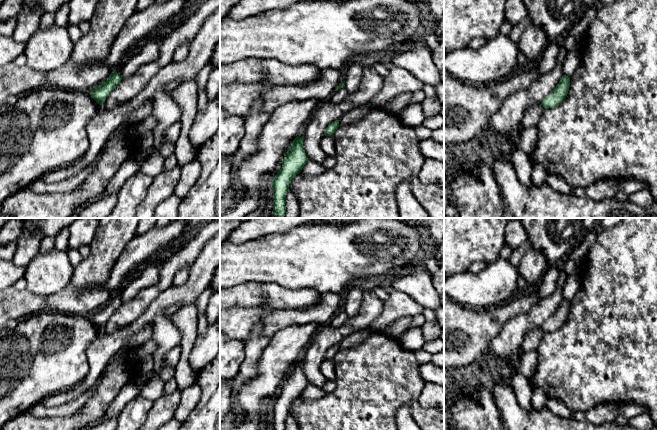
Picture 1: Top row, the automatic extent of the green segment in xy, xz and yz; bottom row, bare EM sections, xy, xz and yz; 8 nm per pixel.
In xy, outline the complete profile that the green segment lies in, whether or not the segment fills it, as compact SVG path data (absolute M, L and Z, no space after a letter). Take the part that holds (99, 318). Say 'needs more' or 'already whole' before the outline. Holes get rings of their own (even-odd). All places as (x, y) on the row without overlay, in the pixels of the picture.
needs more | M124 285L118 289L115 293L112 294L112 297L108 301L108 303L95 312L92 316L92 322L99 328L103 329L106 322L110 319L112 314L121 306L122 304L122 291L124 289Z

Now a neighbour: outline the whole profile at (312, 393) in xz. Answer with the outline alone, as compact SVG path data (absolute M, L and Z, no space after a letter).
M309 384L306 386L302 392L300 398L306 402L315 402L326 395L326 392L321 389L321 387L314 384Z

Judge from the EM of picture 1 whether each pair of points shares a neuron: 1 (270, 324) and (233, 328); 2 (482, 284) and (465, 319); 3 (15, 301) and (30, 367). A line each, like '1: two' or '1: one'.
1: one
2: two
3: two

